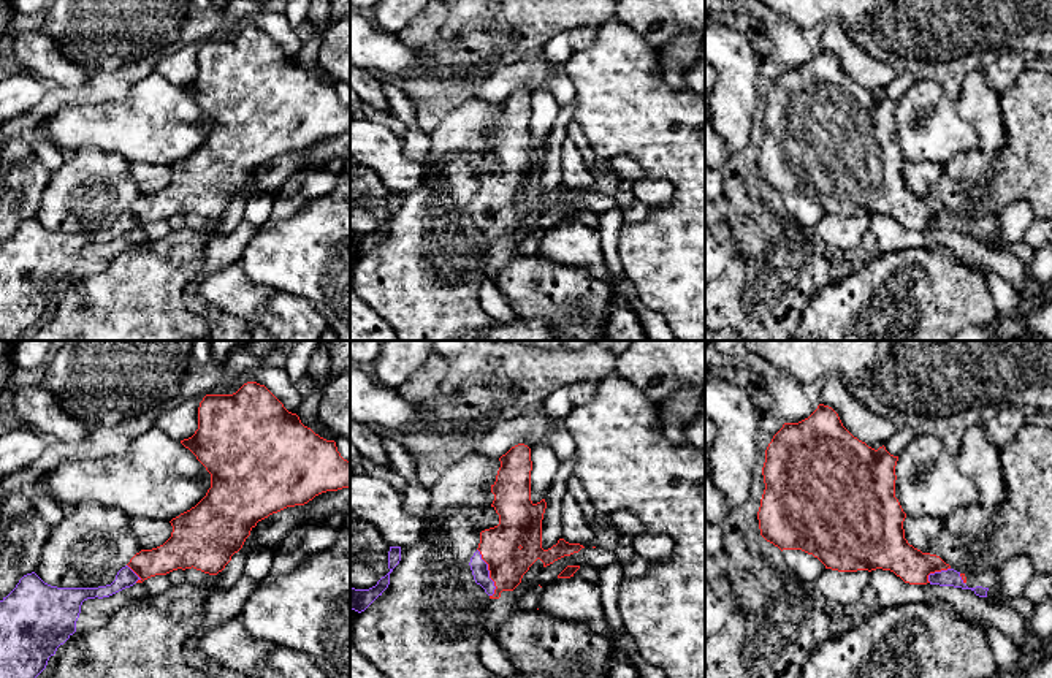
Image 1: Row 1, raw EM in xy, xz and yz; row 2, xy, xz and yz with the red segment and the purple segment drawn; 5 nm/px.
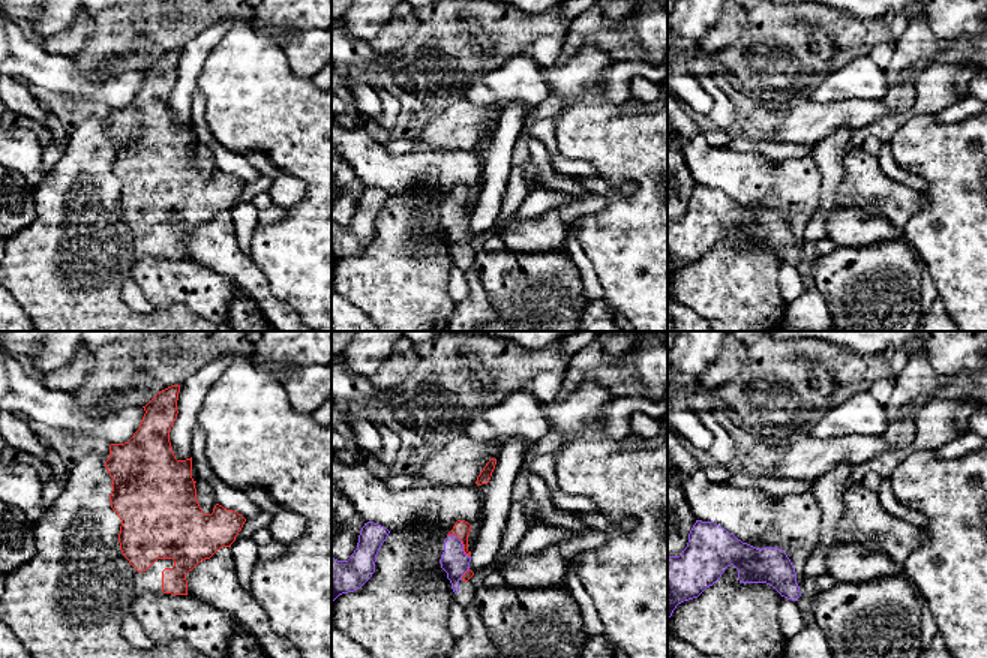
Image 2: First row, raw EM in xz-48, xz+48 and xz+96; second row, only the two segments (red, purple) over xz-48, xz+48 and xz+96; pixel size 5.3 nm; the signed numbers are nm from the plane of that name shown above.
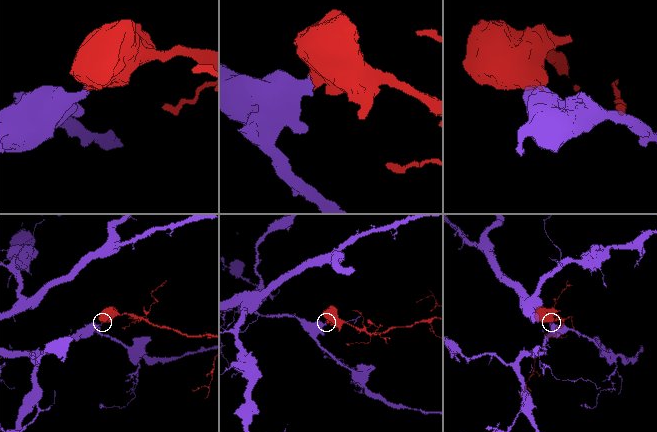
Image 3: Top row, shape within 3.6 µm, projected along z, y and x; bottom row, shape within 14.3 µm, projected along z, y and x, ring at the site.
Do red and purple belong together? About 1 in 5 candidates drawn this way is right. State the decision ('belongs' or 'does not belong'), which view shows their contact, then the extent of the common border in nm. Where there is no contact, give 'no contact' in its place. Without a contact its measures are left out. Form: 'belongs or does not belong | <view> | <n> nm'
belongs | xz | 260 nm

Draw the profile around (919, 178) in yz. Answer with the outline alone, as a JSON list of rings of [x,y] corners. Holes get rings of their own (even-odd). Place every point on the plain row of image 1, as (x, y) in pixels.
[[[906,162],[903,166],[905,184],[917,195],[927,193],[941,177],[943,165],[930,162]]]

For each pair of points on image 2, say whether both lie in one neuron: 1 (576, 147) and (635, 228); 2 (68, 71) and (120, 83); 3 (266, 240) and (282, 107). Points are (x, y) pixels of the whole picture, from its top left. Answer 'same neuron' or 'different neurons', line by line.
1: same neuron
2: same neuron
3: same neuron

